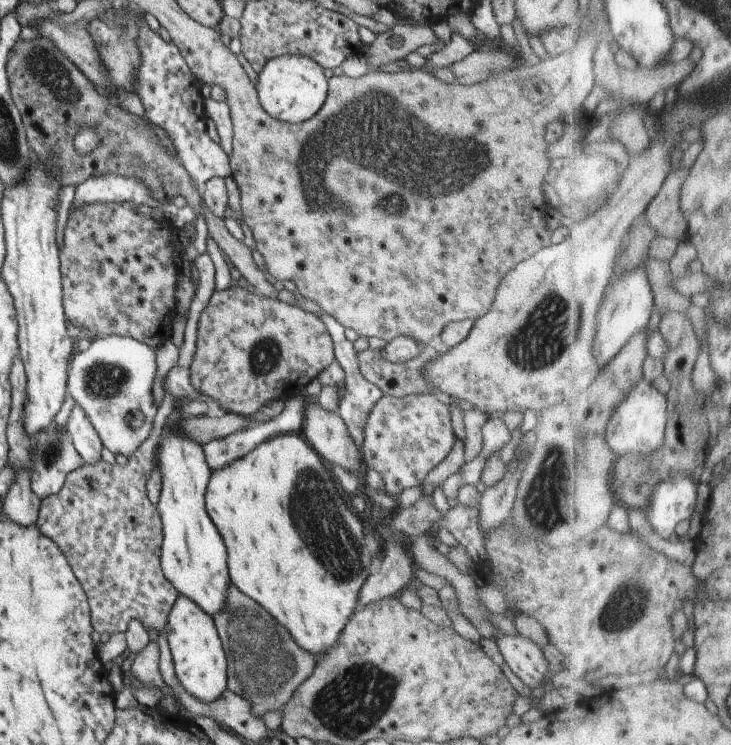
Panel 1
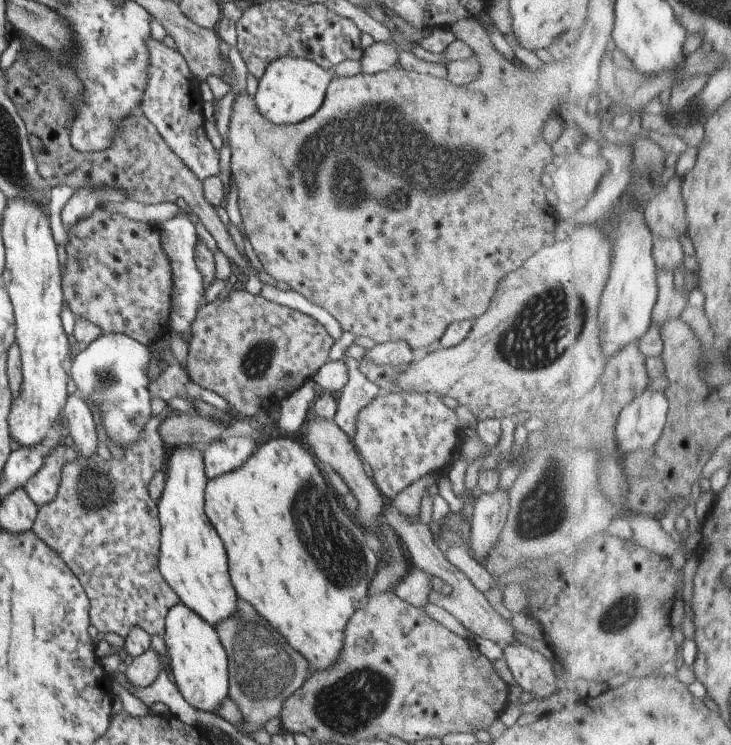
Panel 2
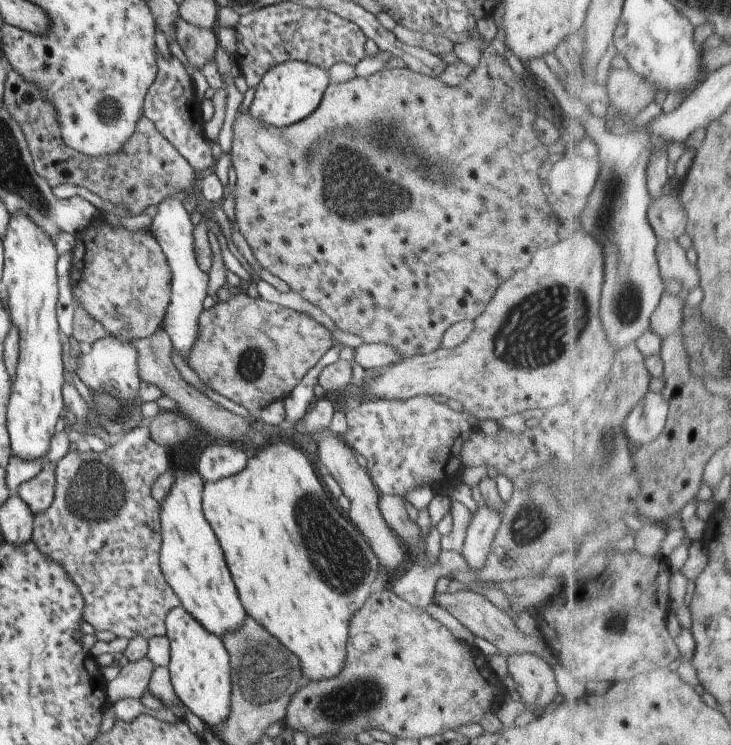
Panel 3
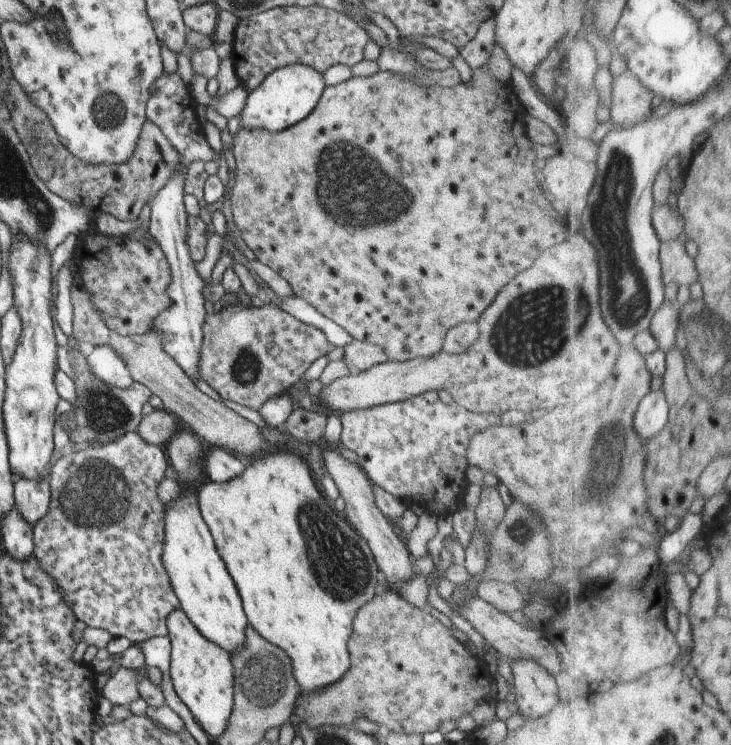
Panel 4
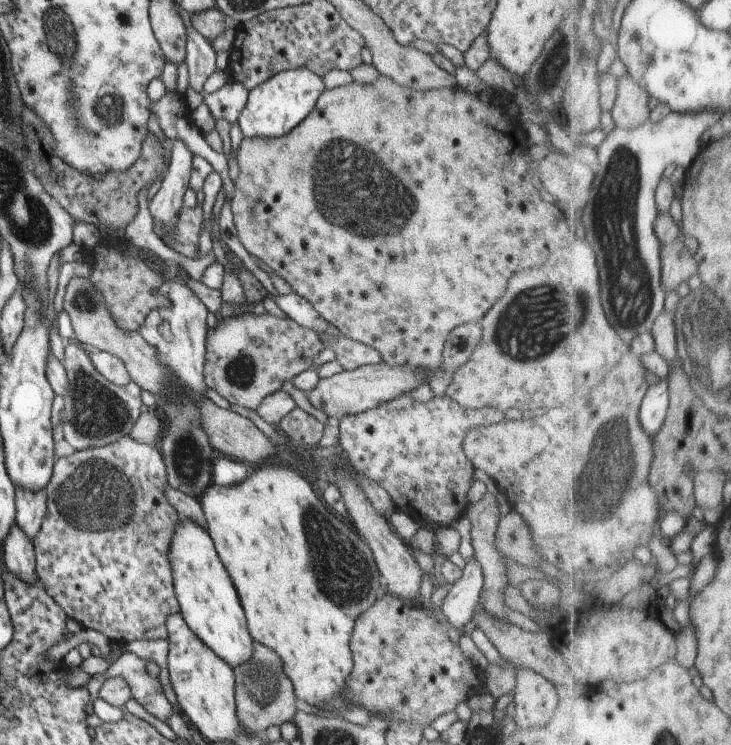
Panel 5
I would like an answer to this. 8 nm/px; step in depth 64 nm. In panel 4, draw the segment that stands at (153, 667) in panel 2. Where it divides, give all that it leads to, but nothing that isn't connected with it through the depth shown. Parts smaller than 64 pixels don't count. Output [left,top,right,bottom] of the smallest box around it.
[99,665,147,706]

